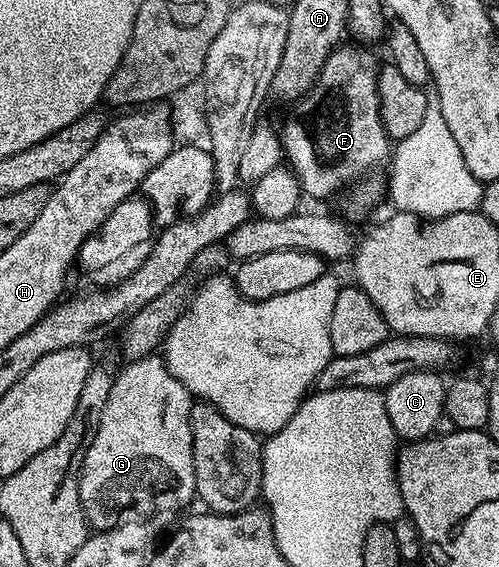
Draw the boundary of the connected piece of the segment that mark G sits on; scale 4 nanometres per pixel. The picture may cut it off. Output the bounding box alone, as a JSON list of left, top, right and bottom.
[78,353,196,532]

